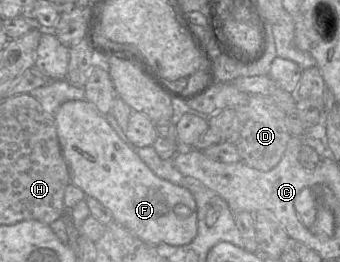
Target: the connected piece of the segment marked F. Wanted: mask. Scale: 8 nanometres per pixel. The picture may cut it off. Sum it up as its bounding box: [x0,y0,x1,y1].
[54,100,198,246]

